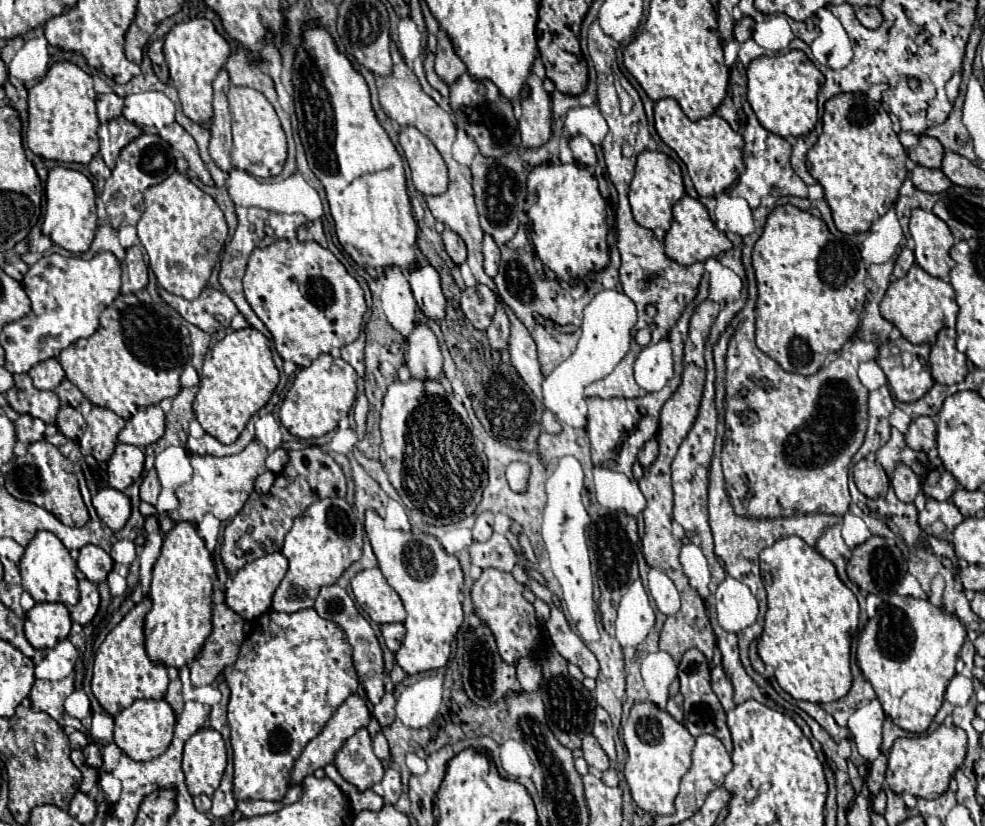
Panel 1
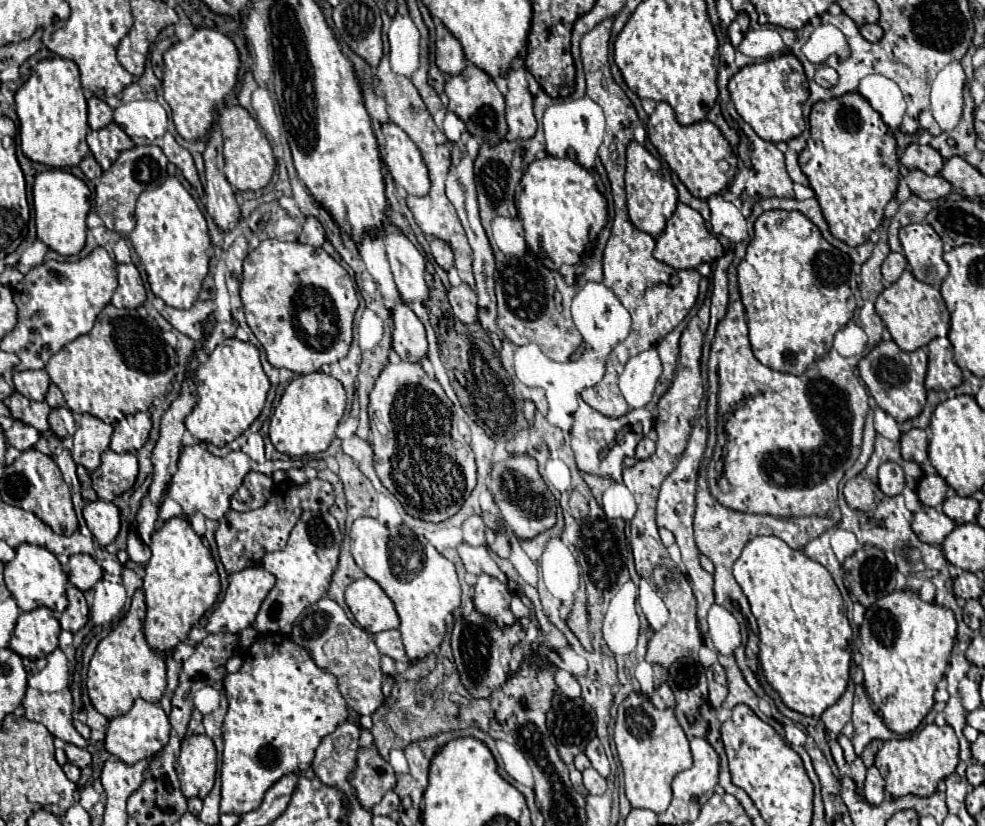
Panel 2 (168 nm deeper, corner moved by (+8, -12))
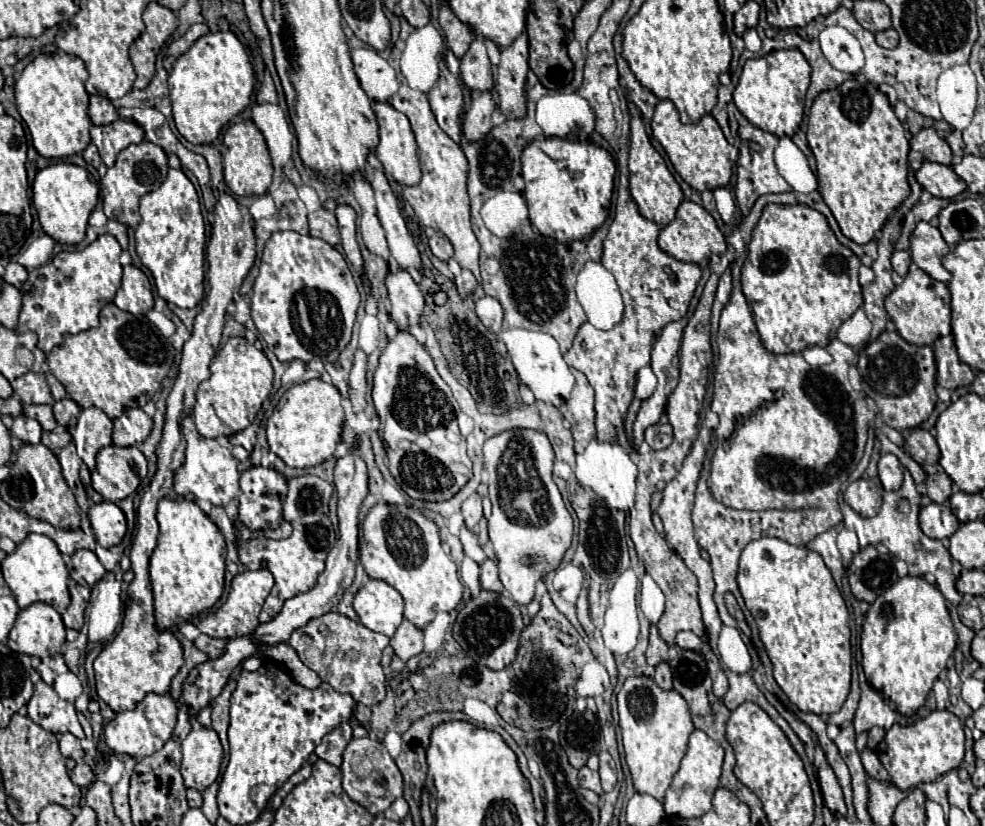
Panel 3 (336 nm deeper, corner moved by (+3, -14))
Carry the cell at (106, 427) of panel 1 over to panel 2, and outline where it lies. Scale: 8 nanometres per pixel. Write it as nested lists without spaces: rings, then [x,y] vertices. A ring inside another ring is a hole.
[[[81,415],[77,433],[73,435],[73,461],[89,471],[101,465],[101,453],[109,449],[113,437],[113,427],[103,423],[93,415]]]

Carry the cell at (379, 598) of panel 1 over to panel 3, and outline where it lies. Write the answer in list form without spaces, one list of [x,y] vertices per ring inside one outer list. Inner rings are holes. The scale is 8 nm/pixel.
[[[370,579],[356,595],[354,609],[362,625],[370,631],[392,637],[402,623],[404,601],[402,595],[384,581]]]

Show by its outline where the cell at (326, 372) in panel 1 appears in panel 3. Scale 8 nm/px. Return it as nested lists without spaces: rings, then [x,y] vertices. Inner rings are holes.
[[[312,379],[290,387],[274,407],[266,421],[266,439],[270,451],[276,453],[290,467],[314,467],[334,457],[336,445],[340,441],[340,427],[344,419],[344,409],[340,403],[340,393],[334,385],[322,379]]]

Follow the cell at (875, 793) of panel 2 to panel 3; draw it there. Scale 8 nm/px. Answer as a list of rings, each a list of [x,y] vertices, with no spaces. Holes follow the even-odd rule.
[[[866,747],[860,755],[862,755],[862,765],[864,765],[864,769],[868,771],[868,775],[870,775],[872,779],[888,781],[888,773],[886,773],[886,769],[882,767],[882,763],[880,763],[876,751],[872,751],[870,747]]]

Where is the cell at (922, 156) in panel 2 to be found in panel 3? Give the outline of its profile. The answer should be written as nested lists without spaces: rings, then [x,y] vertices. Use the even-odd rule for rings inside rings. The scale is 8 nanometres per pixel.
[[[926,127],[926,129],[920,129],[920,133],[916,133],[910,139],[908,159],[916,163],[934,161],[942,165],[952,165],[952,151],[950,151],[950,145],[938,135],[936,129]]]

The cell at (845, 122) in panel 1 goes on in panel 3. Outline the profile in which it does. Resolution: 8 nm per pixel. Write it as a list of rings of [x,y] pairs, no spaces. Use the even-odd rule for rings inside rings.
[[[848,79],[836,89],[822,91],[810,109],[808,117],[808,145],[816,157],[818,191],[824,203],[834,213],[842,233],[858,245],[874,239],[876,231],[882,229],[888,215],[910,195],[908,185],[908,139],[902,121],[896,117],[888,97],[872,83],[862,85],[858,79]]]

